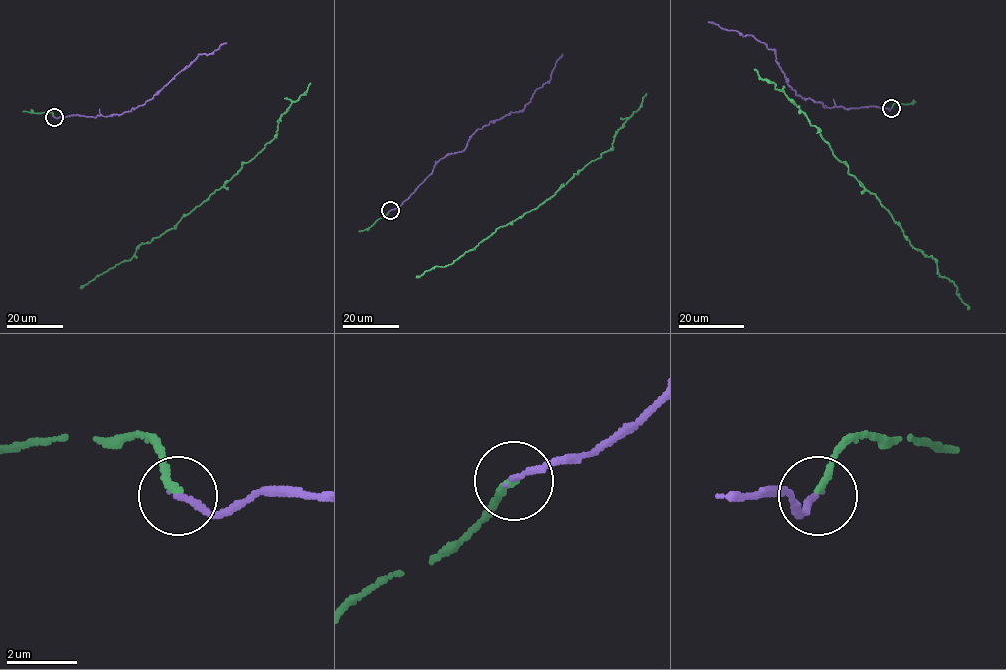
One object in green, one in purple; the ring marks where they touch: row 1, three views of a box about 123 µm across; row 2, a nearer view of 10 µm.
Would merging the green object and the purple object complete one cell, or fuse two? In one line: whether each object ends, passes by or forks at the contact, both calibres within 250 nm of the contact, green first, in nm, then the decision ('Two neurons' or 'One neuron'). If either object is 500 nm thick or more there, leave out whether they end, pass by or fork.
At the ring green ends. At the ring purple ends. Thickness 220 nm (green) against 180 nm. One neuron

